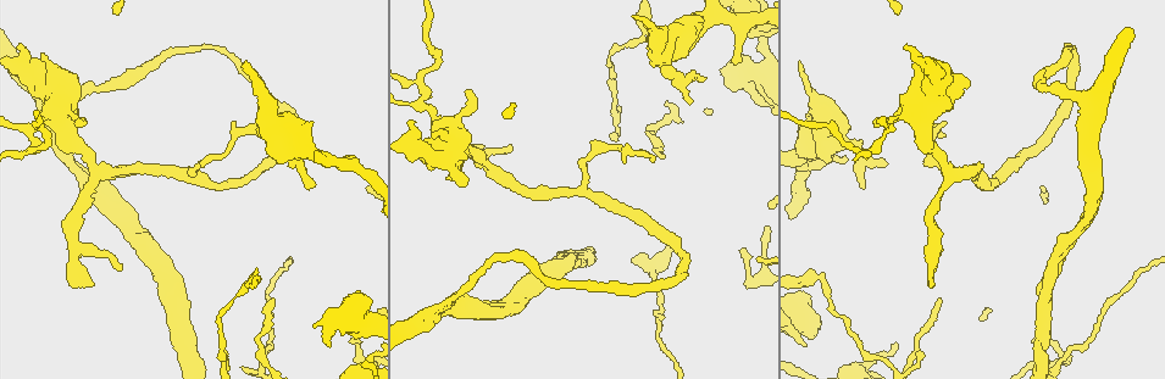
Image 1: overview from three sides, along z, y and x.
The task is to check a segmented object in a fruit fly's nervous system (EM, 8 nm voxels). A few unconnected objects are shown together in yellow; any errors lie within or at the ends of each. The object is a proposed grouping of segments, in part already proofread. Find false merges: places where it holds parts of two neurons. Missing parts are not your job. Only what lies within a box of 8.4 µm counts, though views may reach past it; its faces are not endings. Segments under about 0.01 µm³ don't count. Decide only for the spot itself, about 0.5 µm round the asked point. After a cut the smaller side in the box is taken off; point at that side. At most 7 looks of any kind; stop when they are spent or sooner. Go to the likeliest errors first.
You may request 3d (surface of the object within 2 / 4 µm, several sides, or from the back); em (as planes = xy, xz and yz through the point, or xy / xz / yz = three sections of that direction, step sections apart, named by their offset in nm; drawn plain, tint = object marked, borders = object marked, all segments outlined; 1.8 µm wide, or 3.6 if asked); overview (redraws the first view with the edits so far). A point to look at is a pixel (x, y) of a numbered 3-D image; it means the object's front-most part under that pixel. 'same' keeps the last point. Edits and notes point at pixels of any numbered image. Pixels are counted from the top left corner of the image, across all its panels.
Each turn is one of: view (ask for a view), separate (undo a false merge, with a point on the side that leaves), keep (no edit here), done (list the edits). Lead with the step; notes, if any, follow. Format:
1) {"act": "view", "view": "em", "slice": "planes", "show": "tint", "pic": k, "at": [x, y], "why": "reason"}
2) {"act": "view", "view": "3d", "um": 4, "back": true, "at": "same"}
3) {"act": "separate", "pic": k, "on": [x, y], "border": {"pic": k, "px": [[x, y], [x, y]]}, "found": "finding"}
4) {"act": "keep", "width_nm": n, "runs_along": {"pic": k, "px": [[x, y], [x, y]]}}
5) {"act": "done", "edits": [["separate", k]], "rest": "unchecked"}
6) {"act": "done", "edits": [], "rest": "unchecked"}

{"act": "view", "view": "em", "um": 3.6, "slice": "planes", "show": "tint", "pic": 1, "at": [1076, 98], "why": "sudden change in width"}

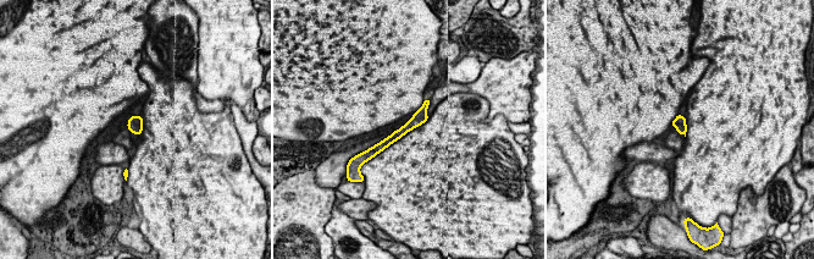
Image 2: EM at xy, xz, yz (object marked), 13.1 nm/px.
{"act": "keep", "width_nm": 160, "runs_along": {"pic": 2, "px": [[424, 109], [409, 126], [380, 145]]}, "found": "all the same neuron"}

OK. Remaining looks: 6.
{"act": "view", "view": "3d", "um": 4, "pic": 1, "at": [277, 144], "why": "small branch off a trunk"}

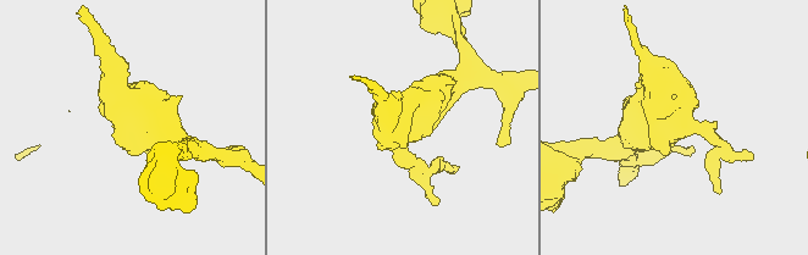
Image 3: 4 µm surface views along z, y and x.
{"act": "view", "view": "em", "slice": "planes", "show": "tint", "pic": 3, "at": [693, 130]}

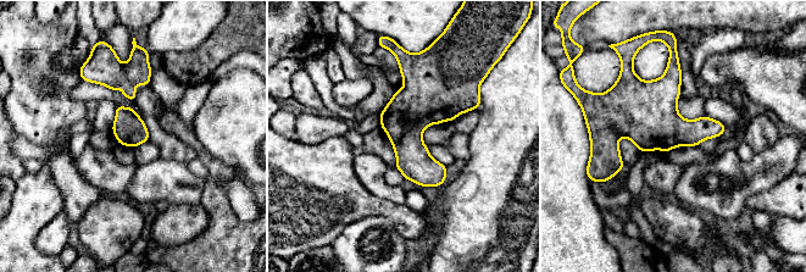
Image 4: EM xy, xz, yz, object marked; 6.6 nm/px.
{"act": "keep", "found": "continuous, no second neuron"}

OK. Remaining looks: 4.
{"act": "view", "view": "3d", "um": 4, "pic": 1, "at": [187, 167], "why": "three arms meet"}

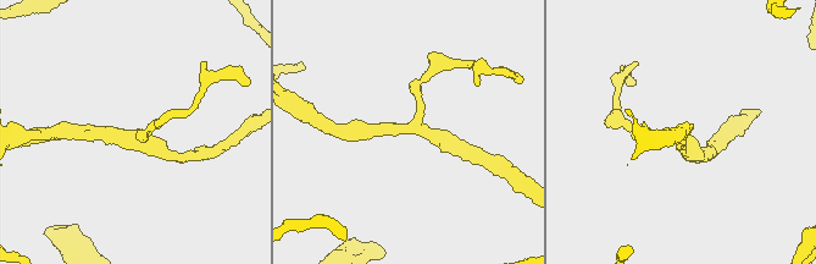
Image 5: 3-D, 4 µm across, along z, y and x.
{"act": "view", "view": "em", "slice": "planes", "show": "tint", "pic": 5, "at": [411, 126], "arms": 3, "why": "now the EM"}

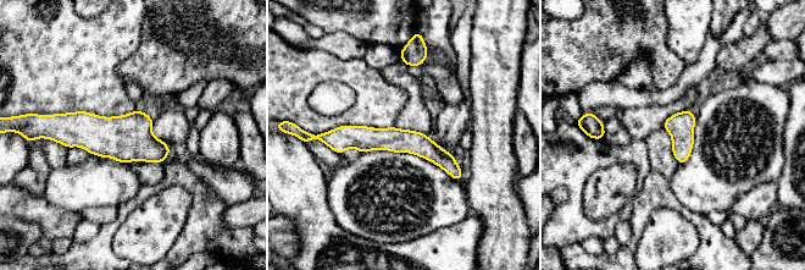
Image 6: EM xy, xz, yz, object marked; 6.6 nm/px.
{"act": "keep", "runs_along": {"pic": 6, "px": [[331, 142], [415, 142], [457, 176]]}, "found": "one neuron here"}

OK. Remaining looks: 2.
{"act": "done", "edits": [], "rest": "unchecked"}

